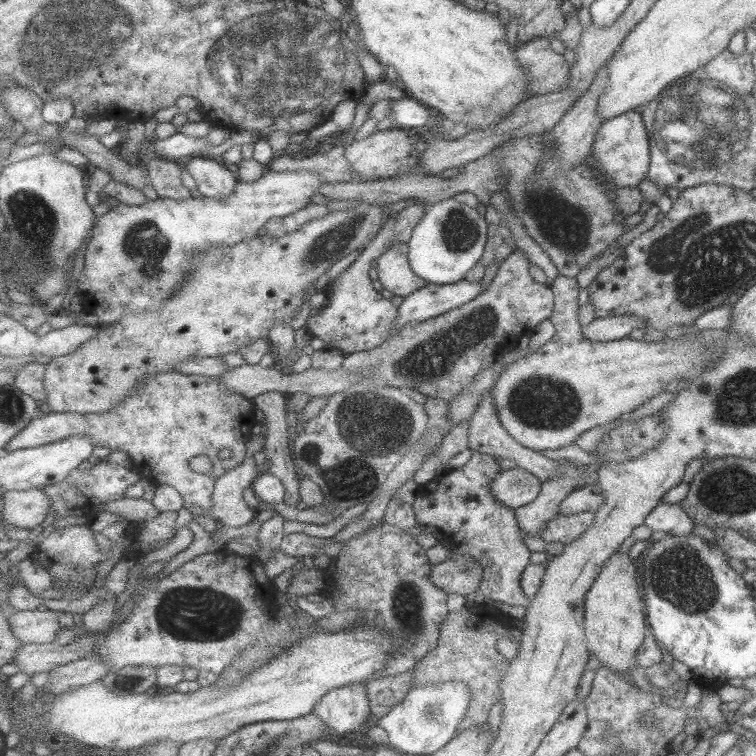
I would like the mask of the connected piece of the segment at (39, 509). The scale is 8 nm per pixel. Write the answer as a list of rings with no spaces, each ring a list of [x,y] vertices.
[[[44,488],[6,493],[4,514],[12,526],[38,528],[52,513],[52,502]]]

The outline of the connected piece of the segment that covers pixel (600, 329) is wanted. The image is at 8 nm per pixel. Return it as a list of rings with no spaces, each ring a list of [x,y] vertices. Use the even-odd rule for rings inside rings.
[[[622,314],[595,318],[583,326],[583,332],[584,338],[588,340],[611,341],[627,337],[636,328],[646,329],[646,322],[632,314]]]

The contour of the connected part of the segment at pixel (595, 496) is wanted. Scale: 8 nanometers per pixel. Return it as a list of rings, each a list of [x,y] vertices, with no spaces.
[[[584,484],[584,486],[573,490],[560,504],[555,516],[560,514],[578,514],[579,512],[595,513],[604,505],[604,490],[596,484]]]

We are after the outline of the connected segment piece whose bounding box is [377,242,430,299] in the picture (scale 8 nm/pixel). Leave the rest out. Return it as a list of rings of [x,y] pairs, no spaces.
[[[406,242],[392,246],[379,259],[377,268],[385,289],[405,299],[430,284],[414,271],[411,264],[411,244]]]

